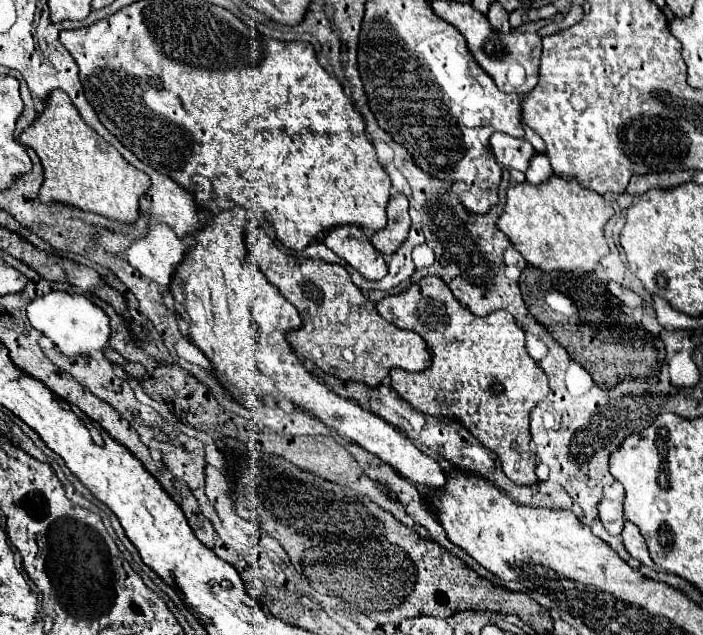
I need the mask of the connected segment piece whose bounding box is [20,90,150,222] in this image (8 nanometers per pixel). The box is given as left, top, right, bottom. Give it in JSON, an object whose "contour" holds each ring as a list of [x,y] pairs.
{"contour":[[[56,90],[48,96],[42,114],[22,130],[20,142],[30,146],[44,166],[44,184],[40,188],[42,202],[66,202],[120,222],[134,222],[138,218],[138,198],[148,192],[150,176],[128,164],[114,146],[98,136],[82,120],[66,92]]]}

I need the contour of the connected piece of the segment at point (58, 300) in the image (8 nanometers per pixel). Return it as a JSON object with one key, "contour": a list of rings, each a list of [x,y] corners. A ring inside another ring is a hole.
{"contour":[[[54,290],[30,302],[28,306],[28,320],[32,328],[48,336],[60,352],[66,356],[80,356],[92,354],[94,350],[102,350],[110,336],[108,316],[86,296],[82,294],[68,294],[64,290]]]}

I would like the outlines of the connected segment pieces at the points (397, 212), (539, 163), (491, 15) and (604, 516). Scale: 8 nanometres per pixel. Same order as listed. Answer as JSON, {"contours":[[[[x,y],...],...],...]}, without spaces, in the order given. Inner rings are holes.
{"contours":[[[[404,194],[390,196],[390,202],[386,206],[388,214],[388,226],[378,230],[370,240],[376,250],[382,254],[392,254],[398,250],[398,246],[406,240],[410,230],[410,216],[408,216],[408,198]]],[[[534,154],[532,160],[530,160],[530,166],[528,166],[528,172],[526,172],[526,180],[530,184],[540,184],[550,174],[552,174],[552,168],[550,168],[548,158],[544,154]]],[[[494,2],[490,4],[490,10],[488,10],[488,20],[490,24],[496,28],[496,30],[502,30],[502,32],[510,32],[510,24],[508,24],[508,12],[504,12],[504,8]]],[[[602,500],[602,502],[598,504],[598,514],[600,514],[600,522],[602,522],[604,528],[608,530],[608,534],[618,536],[618,534],[622,532],[624,516],[622,516],[622,504],[620,504],[620,502]]]]}

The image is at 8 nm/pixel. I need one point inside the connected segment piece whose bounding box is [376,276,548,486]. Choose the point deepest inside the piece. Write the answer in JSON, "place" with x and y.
{"place":[481,375]}

